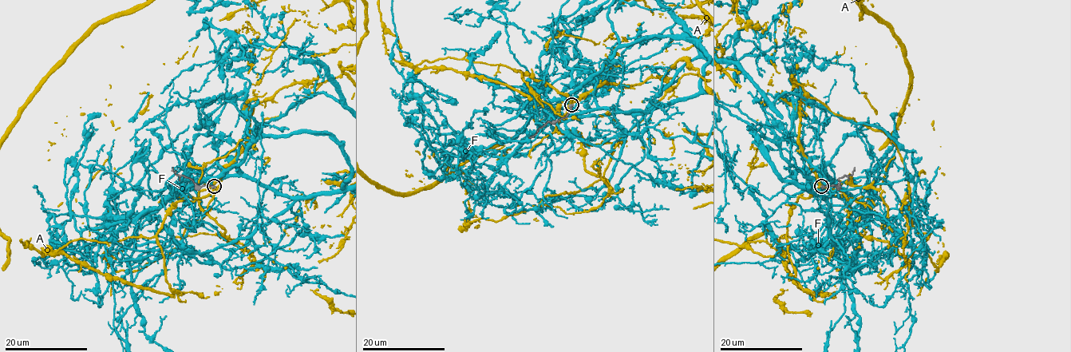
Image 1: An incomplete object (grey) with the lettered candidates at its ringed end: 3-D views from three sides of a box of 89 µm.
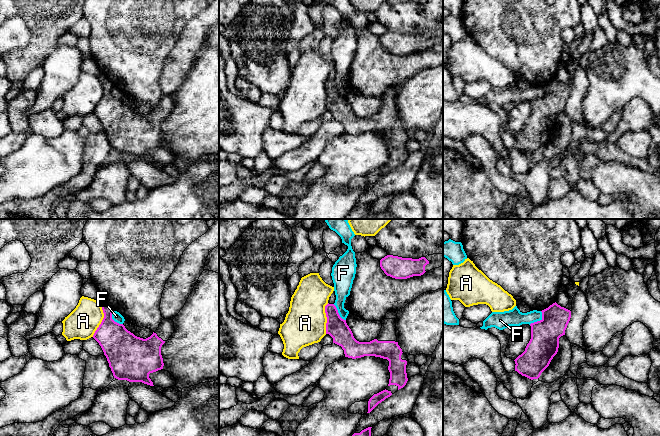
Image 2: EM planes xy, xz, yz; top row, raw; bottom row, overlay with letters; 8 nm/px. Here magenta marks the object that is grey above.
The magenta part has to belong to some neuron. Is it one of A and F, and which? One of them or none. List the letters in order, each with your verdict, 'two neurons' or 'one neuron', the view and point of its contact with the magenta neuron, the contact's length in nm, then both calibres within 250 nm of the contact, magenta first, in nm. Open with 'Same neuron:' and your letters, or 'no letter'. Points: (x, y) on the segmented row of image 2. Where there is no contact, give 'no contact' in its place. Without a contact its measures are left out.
Same neuron: no letter
A: two neurons; contact xy (102, 321); length 260 nm; calibres 280 and 240 nm
F: two neurons; contact yz (538, 321); length 150 nm; calibres 240 and 140 nm

